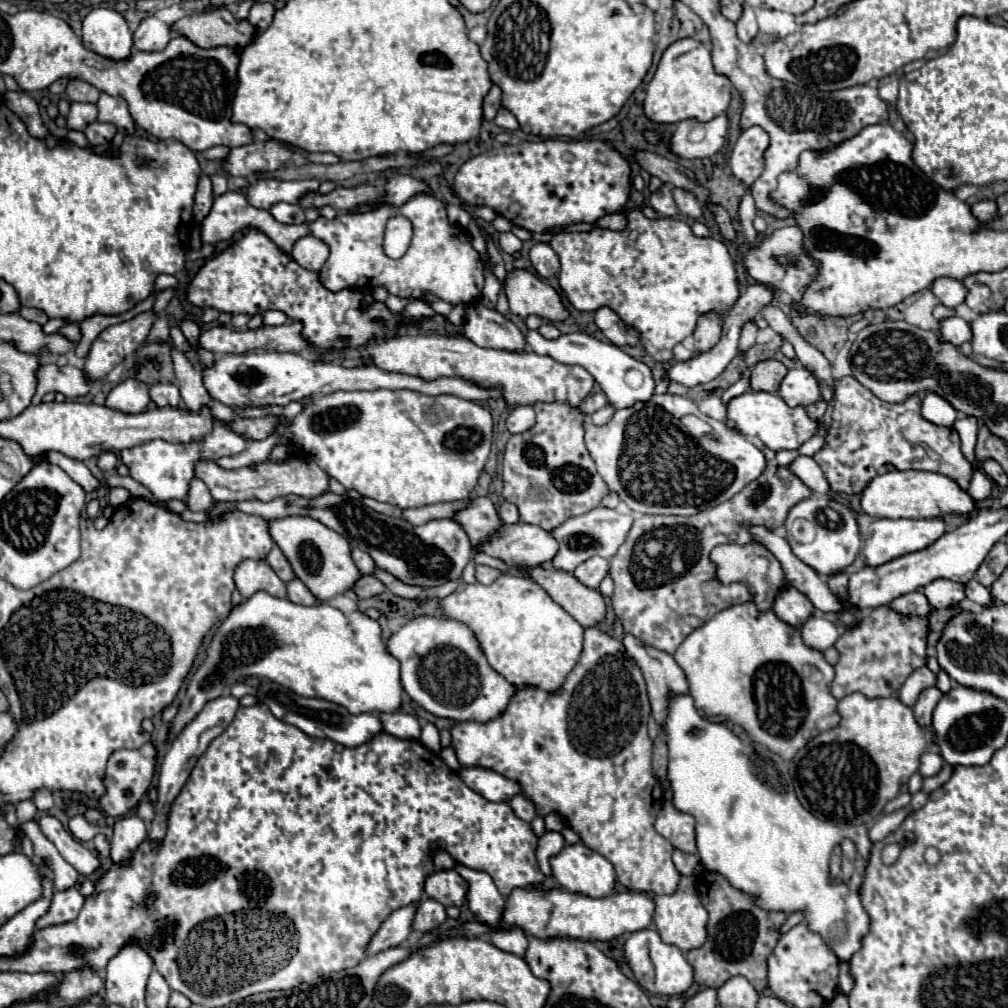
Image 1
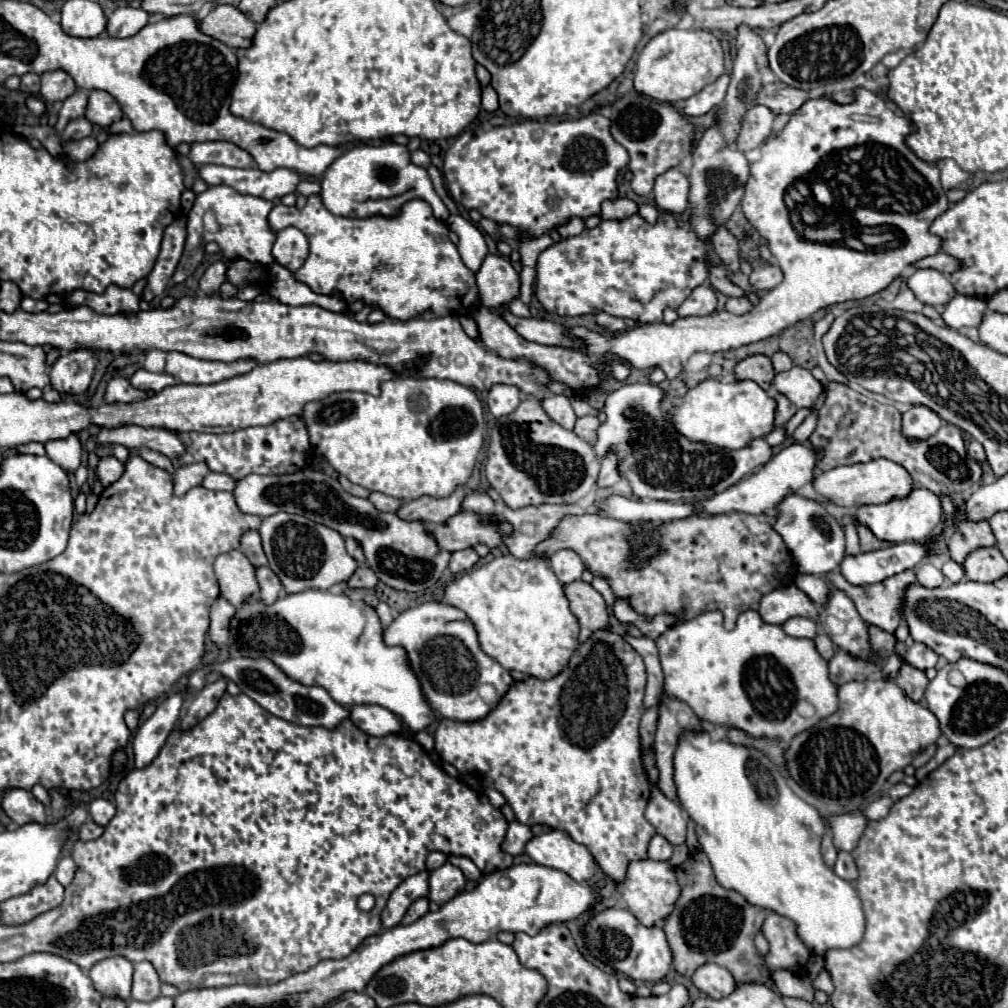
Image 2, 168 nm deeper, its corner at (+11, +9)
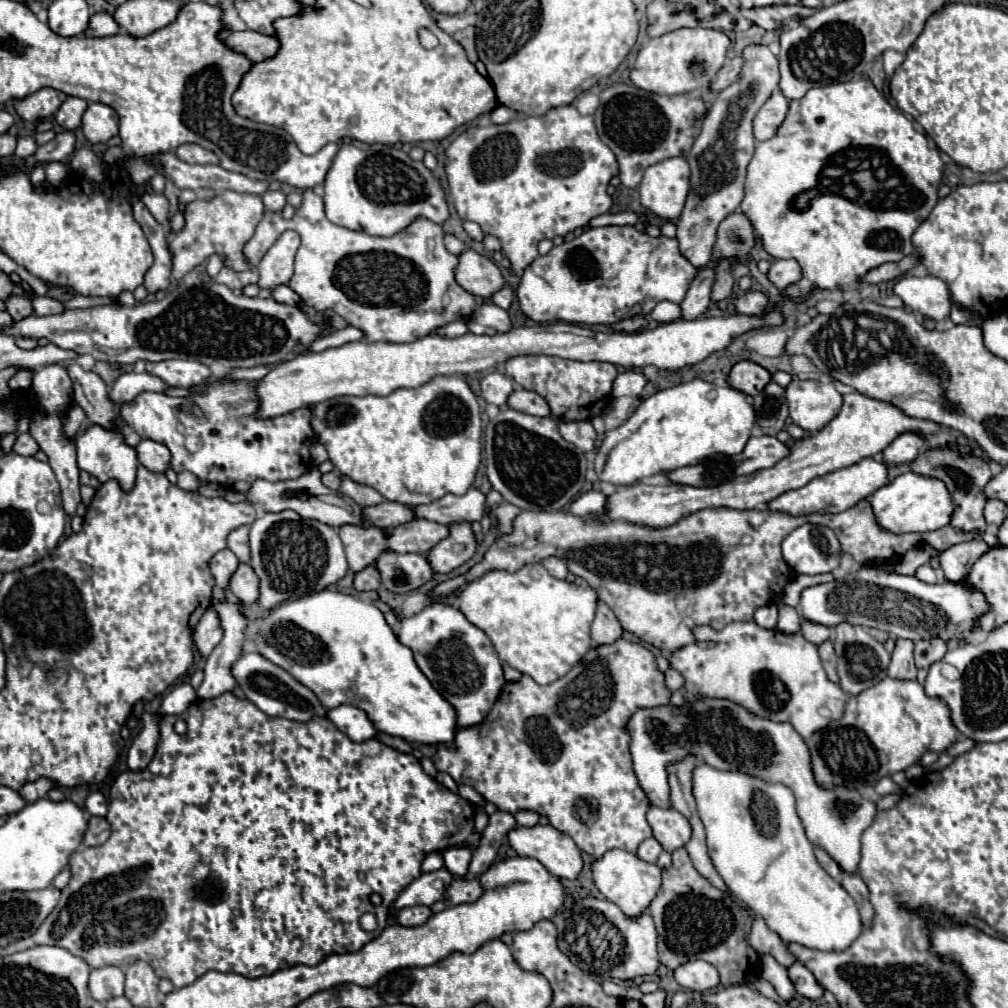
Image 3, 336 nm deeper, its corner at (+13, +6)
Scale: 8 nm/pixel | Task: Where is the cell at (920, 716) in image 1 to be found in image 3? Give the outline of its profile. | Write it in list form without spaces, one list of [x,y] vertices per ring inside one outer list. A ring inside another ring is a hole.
[[[896,640],[896,648],[892,652],[892,662],[888,666],[888,676],[896,680],[916,680],[916,664],[912,658],[914,642],[910,640]]]

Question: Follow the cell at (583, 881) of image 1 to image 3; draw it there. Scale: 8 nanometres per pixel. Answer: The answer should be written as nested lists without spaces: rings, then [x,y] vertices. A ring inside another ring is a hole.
[[[536,824],[534,828],[516,828],[508,834],[510,846],[518,856],[540,860],[556,878],[576,880],[582,872],[582,852],[568,834],[548,826]]]

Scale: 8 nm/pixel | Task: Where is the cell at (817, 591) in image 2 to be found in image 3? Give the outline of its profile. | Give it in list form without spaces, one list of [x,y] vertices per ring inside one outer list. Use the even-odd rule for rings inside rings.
[[[868,566],[850,572],[844,580],[804,588],[800,596],[802,618],[822,622],[824,626],[854,622],[864,628],[880,628],[894,638],[906,640],[942,638],[944,642],[958,640],[964,644],[970,640],[978,620],[988,614],[988,610],[986,596],[966,584],[926,584],[914,576],[900,576]]]

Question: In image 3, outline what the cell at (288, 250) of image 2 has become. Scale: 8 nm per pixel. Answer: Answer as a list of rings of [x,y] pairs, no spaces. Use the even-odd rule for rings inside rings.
[[[286,230],[274,246],[264,254],[258,264],[260,270],[260,288],[274,288],[278,284],[286,284],[294,274],[294,256],[300,246],[300,238],[296,232]]]

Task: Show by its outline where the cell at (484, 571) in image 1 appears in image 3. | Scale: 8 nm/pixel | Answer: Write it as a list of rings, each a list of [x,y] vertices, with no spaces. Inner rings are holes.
[[[468,522],[454,524],[450,526],[450,538],[442,540],[438,546],[434,546],[434,550],[430,550],[428,562],[434,566],[434,572],[448,574],[468,562],[474,556],[476,548],[478,544],[474,540],[472,526]]]

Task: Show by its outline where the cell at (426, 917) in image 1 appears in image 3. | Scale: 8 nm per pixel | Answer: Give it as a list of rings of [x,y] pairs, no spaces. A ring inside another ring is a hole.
[[[410,906],[406,910],[400,910],[396,916],[396,922],[402,926],[420,926],[430,918],[430,908],[428,906]]]

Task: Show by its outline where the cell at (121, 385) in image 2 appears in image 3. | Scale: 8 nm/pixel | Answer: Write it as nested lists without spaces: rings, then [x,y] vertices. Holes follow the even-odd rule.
[[[214,382],[204,396],[188,398],[170,398],[166,394],[142,392],[132,402],[120,406],[120,414],[130,428],[134,428],[140,438],[150,438],[168,446],[172,460],[170,466],[176,472],[188,470],[196,474],[202,482],[220,482],[230,490],[246,492],[250,482],[256,478],[276,482],[298,478],[308,470],[310,464],[310,444],[314,444],[314,432],[310,428],[310,410],[294,410],[294,414],[286,414],[286,418],[270,418],[270,422],[258,422],[254,418],[254,398],[250,398],[250,390],[246,390],[246,382]]]

